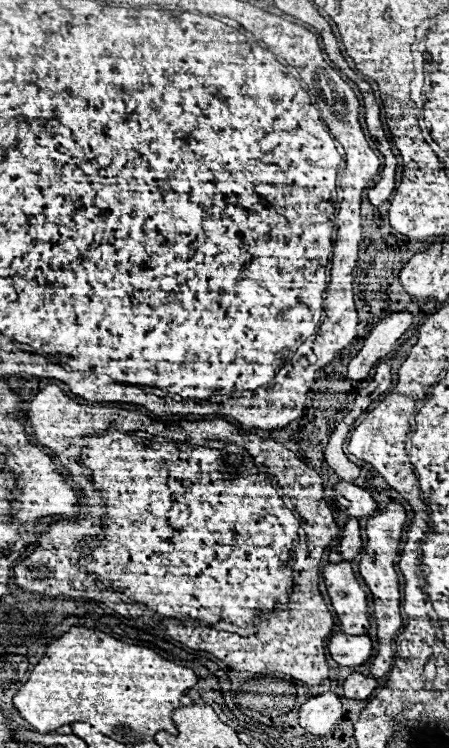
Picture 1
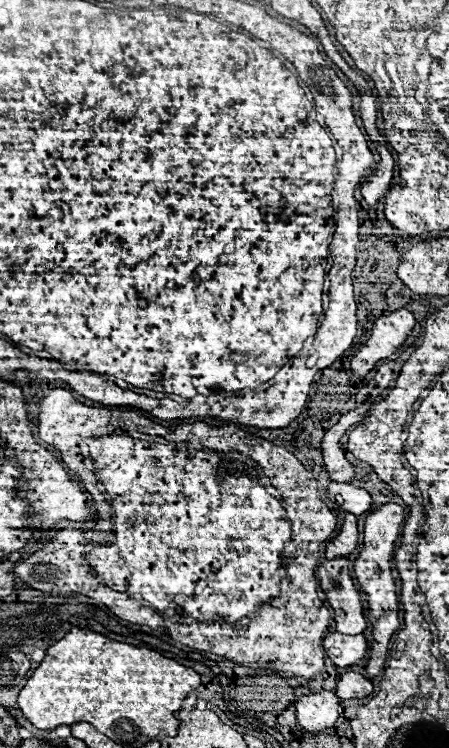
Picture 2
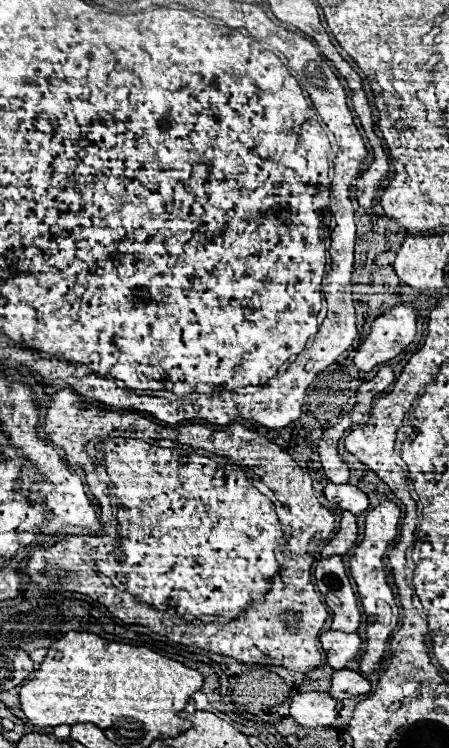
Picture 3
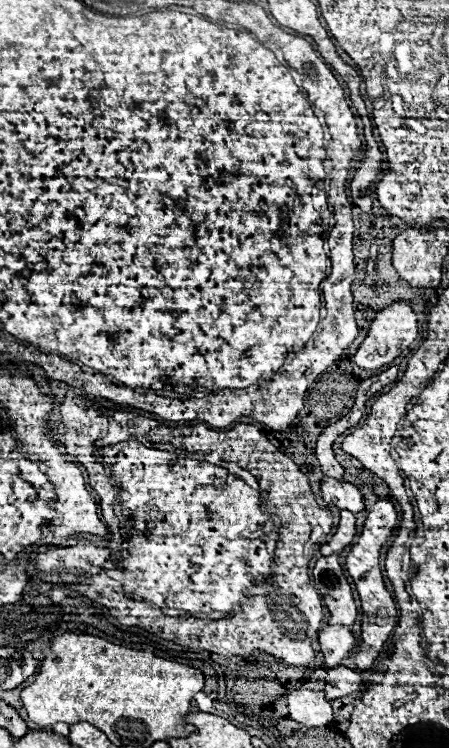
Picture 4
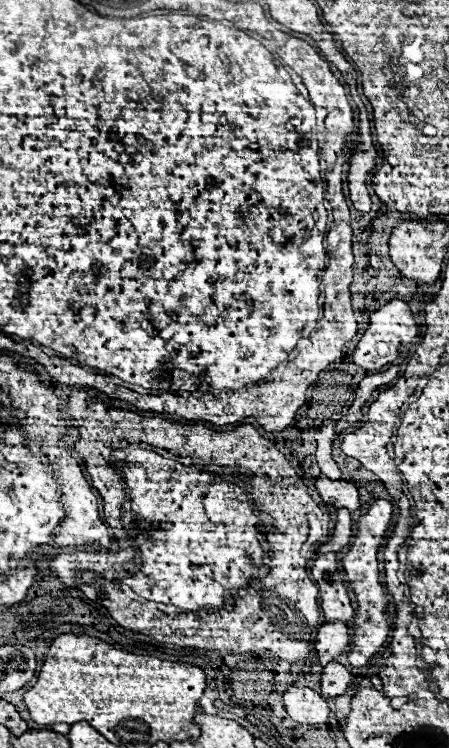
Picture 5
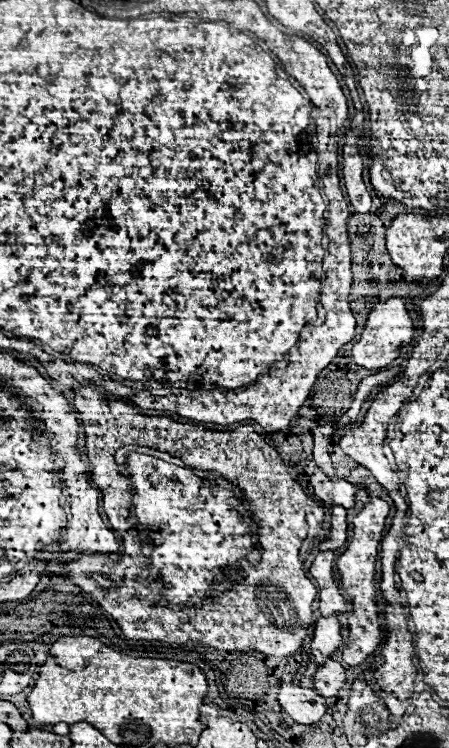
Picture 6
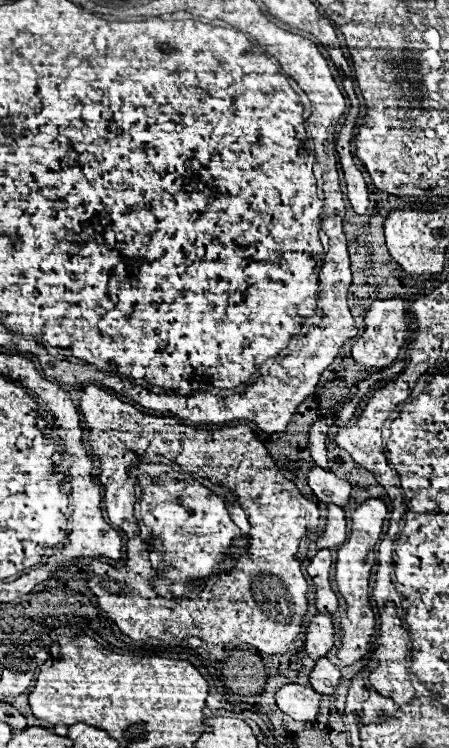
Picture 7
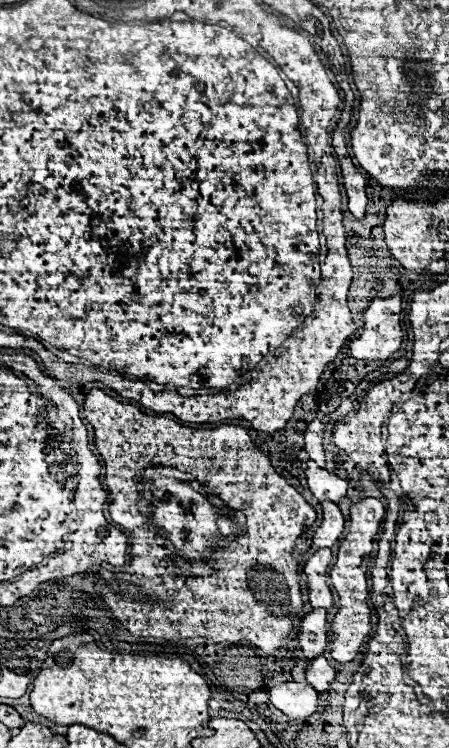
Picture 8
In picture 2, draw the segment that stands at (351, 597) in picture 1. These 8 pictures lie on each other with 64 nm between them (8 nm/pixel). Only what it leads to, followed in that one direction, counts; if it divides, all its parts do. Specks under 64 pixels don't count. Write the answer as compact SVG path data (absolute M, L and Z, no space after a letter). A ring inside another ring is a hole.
M346 558L326 560L318 566L318 578L328 604L334 608L336 630L342 634L362 634L366 618L362 612L360 592L356 590Z

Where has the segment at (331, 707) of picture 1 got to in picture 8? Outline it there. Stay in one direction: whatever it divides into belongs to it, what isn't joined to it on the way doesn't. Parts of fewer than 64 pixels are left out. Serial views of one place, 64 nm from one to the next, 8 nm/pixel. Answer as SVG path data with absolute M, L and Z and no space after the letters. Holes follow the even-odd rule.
M282 682L282 684L270 686L268 694L270 694L270 702L280 712L292 718L304 720L312 716L318 708L318 692L310 684Z

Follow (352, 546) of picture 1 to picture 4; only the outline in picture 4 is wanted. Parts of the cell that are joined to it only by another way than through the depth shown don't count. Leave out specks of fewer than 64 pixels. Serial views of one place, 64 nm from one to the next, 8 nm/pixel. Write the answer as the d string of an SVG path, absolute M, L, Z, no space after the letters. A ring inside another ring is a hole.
M342 510L342 512L340 512L340 524L338 524L336 534L332 536L330 542L326 542L326 544L320 548L322 556L340 554L348 544L352 544L354 534L356 534L356 518L354 518L352 512Z

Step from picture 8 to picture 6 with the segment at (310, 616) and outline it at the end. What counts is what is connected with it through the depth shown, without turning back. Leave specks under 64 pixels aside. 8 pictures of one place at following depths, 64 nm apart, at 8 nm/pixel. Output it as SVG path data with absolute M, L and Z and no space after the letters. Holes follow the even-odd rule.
M320 616L314 624L314 636L310 642L310 650L318 664L324 664L330 654L340 648L342 636L340 636L340 624L336 616Z

